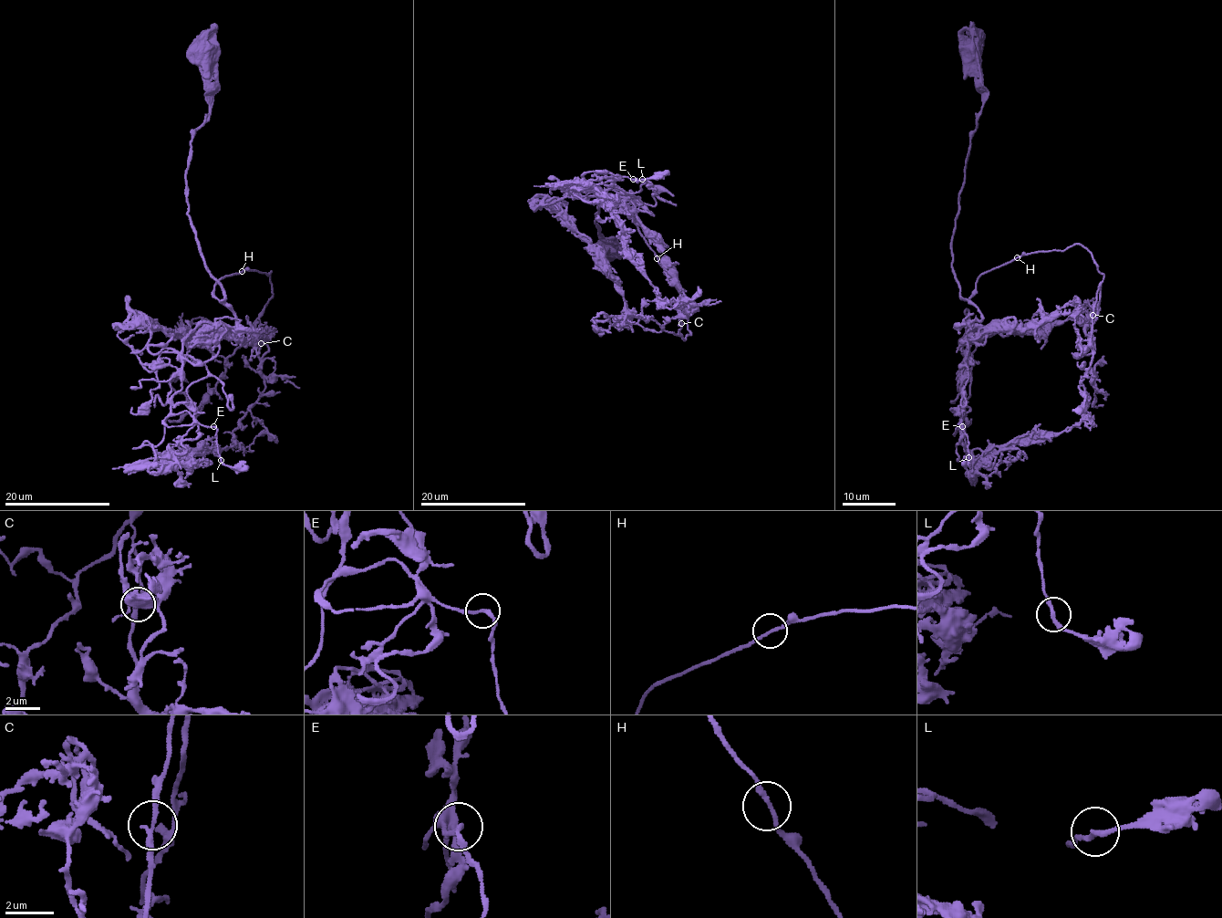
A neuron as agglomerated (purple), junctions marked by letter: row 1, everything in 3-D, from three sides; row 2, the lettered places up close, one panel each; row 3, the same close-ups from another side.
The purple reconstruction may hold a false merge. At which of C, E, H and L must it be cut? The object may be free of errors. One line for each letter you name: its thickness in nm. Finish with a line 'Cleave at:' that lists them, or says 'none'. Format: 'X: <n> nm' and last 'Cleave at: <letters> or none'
Cleave at: none

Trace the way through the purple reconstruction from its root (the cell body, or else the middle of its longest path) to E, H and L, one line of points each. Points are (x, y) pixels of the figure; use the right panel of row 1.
E: (971, 57), (982, 109), (958, 194), (951, 270), (960, 296), (982, 318), (967, 332), (962, 426)
H: (971, 57), (982, 109), (971, 138), (951, 239), (951, 270), (960, 297), (967, 299), (982, 274), (1017, 257)
L: (971, 57), (982, 109), (951, 239), (960, 296), (982, 316), (967, 332), (959, 427), (968, 457)

